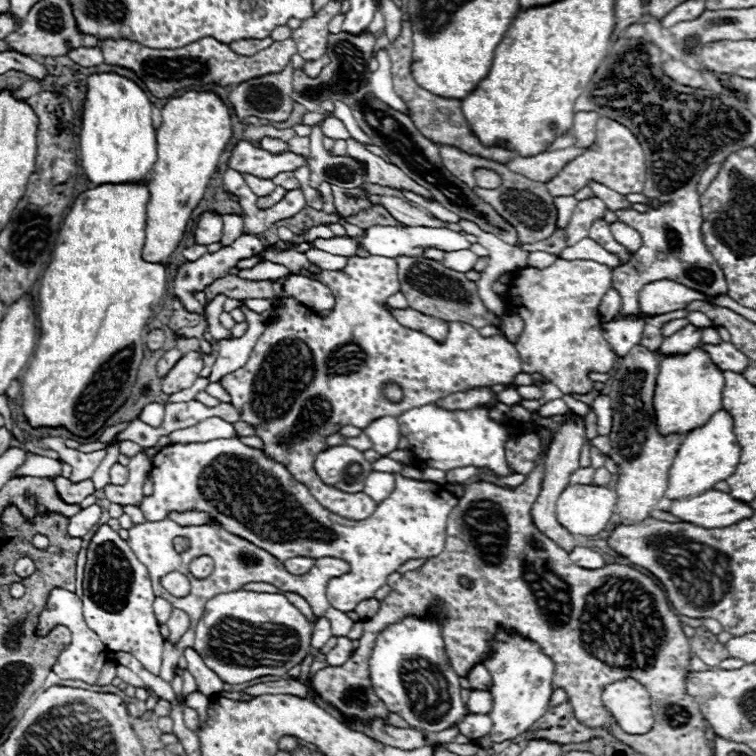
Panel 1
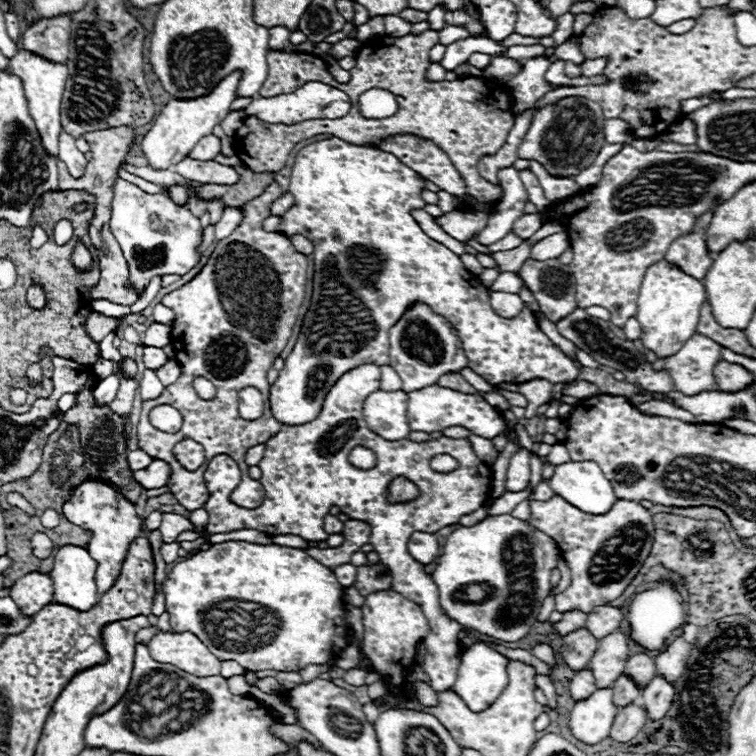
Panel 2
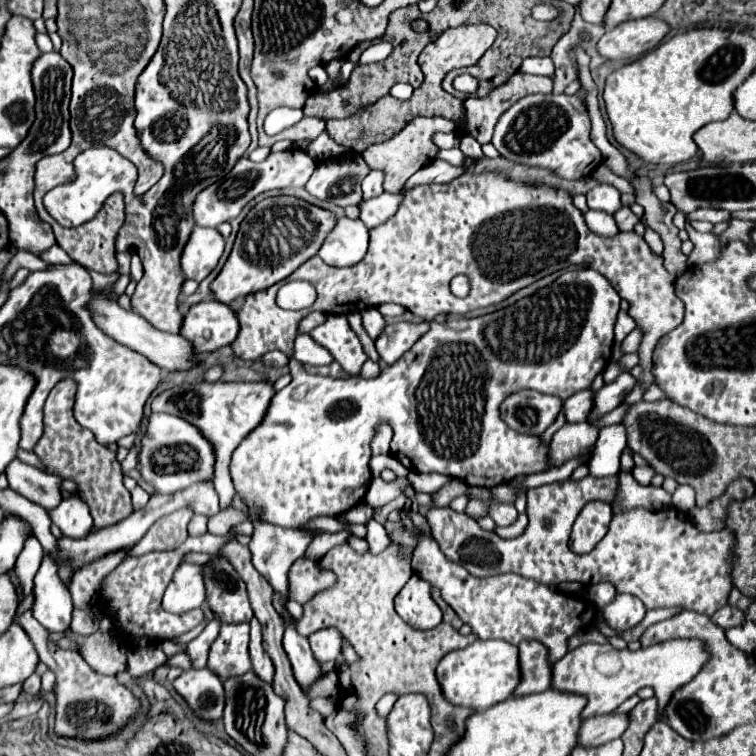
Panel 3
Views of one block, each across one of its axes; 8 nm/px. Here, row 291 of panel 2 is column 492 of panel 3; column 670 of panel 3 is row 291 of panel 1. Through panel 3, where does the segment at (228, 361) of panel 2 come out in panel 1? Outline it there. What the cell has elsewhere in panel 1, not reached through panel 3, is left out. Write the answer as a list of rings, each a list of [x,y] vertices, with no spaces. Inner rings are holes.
[[[296,274],[284,276],[278,282],[274,282],[272,288],[276,290],[278,298],[294,296],[298,302],[308,304],[316,312],[322,312],[322,310],[328,310],[334,306],[332,292],[324,284],[310,280],[306,276],[296,276]]]

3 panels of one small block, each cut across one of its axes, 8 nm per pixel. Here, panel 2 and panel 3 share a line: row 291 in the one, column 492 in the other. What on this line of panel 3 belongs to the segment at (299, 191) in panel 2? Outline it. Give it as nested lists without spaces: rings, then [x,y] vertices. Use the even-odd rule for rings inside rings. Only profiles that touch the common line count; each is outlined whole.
[[[582,268],[582,270],[570,270],[564,272],[560,278],[556,278],[550,286],[534,292],[528,298],[518,300],[516,304],[486,314],[486,316],[478,316],[478,318],[460,318],[460,320],[450,320],[444,324],[438,322],[430,322],[430,330],[420,336],[420,340],[408,350],[404,352],[404,356],[394,364],[388,366],[386,370],[382,370],[382,374],[374,380],[364,380],[364,378],[344,378],[344,380],[334,380],[334,378],[324,378],[324,376],[312,376],[306,374],[304,364],[300,364],[298,360],[290,360],[290,374],[292,374],[292,382],[278,390],[268,406],[268,412],[264,414],[264,420],[260,422],[260,426],[256,426],[236,448],[234,456],[232,456],[232,464],[230,464],[230,474],[232,474],[232,482],[234,488],[240,492],[240,496],[246,500],[248,504],[248,516],[254,516],[254,508],[262,508],[266,520],[280,524],[284,528],[296,528],[302,530],[308,526],[308,522],[312,518],[318,516],[338,516],[340,512],[346,512],[348,508],[360,504],[360,500],[364,498],[368,486],[372,480],[372,474],[369,467],[370,461],[370,432],[374,428],[376,422],[380,420],[388,420],[392,430],[394,430],[394,438],[390,444],[390,452],[392,456],[406,466],[408,470],[416,470],[416,472],[442,472],[442,474],[450,474],[454,478],[460,478],[462,482],[470,484],[470,486],[484,486],[484,488],[494,488],[498,484],[504,484],[508,480],[512,480],[516,474],[536,474],[546,470],[546,452],[548,446],[540,444],[538,436],[526,436],[526,434],[518,434],[512,428],[508,428],[502,418],[498,416],[498,406],[502,404],[502,400],[506,396],[510,396],[516,390],[526,390],[532,388],[536,392],[542,394],[554,394],[560,400],[566,400],[568,396],[586,390],[590,386],[590,382],[606,368],[606,364],[610,362],[612,356],[612,344],[614,344],[614,322],[616,322],[616,314],[620,310],[620,296],[618,292],[612,288],[612,284],[598,274],[592,268]]]

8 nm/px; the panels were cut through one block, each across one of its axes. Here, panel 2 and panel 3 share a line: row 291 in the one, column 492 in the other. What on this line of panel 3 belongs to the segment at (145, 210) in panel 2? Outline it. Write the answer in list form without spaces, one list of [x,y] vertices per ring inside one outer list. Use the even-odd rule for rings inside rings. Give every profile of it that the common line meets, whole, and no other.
[[[530,94],[510,106],[496,122],[494,148],[500,156],[530,168],[550,170],[564,180],[580,180],[602,162],[600,150],[590,140],[590,118],[576,96]]]

